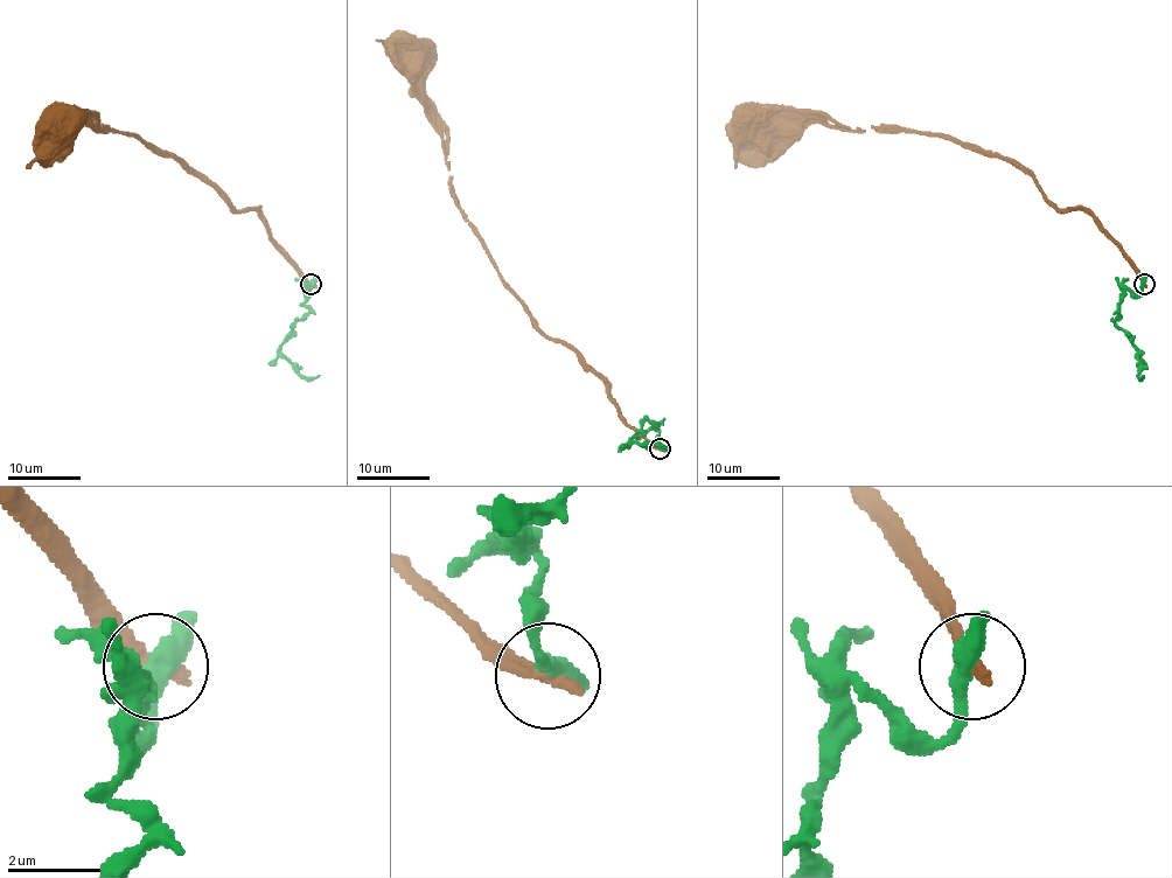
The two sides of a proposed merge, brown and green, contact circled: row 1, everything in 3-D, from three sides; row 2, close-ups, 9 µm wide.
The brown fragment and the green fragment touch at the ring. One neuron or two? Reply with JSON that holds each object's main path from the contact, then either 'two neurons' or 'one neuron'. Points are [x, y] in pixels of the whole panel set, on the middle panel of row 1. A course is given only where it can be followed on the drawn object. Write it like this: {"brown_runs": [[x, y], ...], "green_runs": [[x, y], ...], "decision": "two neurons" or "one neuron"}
{"brown_runs": [[660, 448], [625, 422], [605, 381], [572, 348], [551, 341], [503, 280], [460, 207], [438, 127], [403, 60]], "green_runs": [[660, 447], [654, 425], [657, 422], [644, 419], [630, 441], [669, 448]], "decision": "two neurons"}

